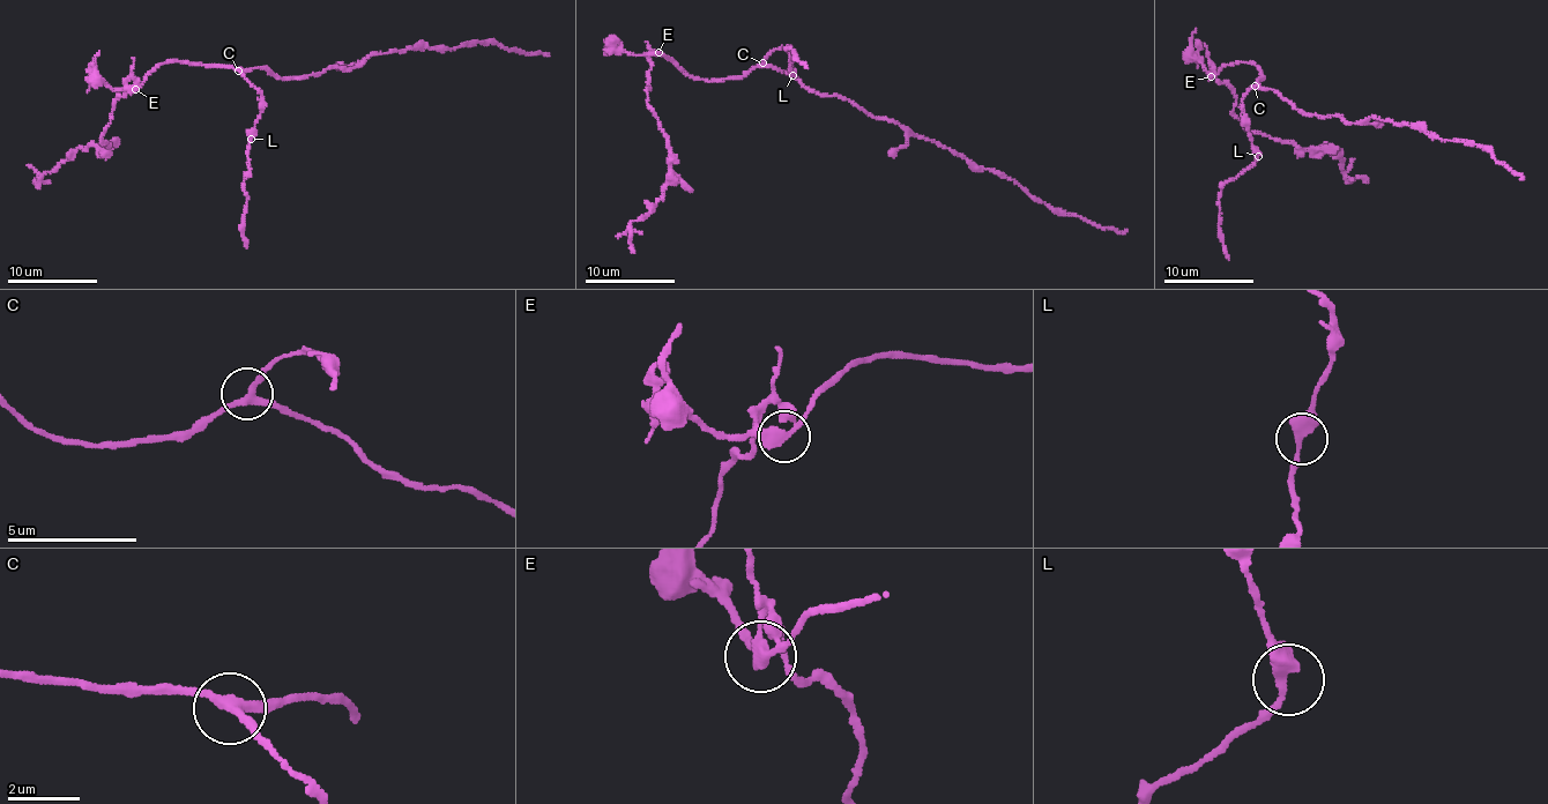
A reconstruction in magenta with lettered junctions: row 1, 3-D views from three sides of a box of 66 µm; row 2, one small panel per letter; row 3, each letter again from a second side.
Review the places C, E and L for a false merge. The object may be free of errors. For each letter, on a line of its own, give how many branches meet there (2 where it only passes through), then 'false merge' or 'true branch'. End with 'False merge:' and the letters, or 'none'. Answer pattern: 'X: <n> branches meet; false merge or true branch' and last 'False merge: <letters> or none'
C: 3 branches meet; true branch
E: 3 branches meet; false merge
L: 2 branches meet; true branch
False merge: E

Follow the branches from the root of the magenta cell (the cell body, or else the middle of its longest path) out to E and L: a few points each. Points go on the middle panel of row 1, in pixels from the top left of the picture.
E: (771, 67), (753, 67), (742, 76), (705, 81), (685, 75), (657, 52)
L: (771, 67), (765, 62), (765, 57), (775, 49), (787, 50), (794, 59), (793, 75)

